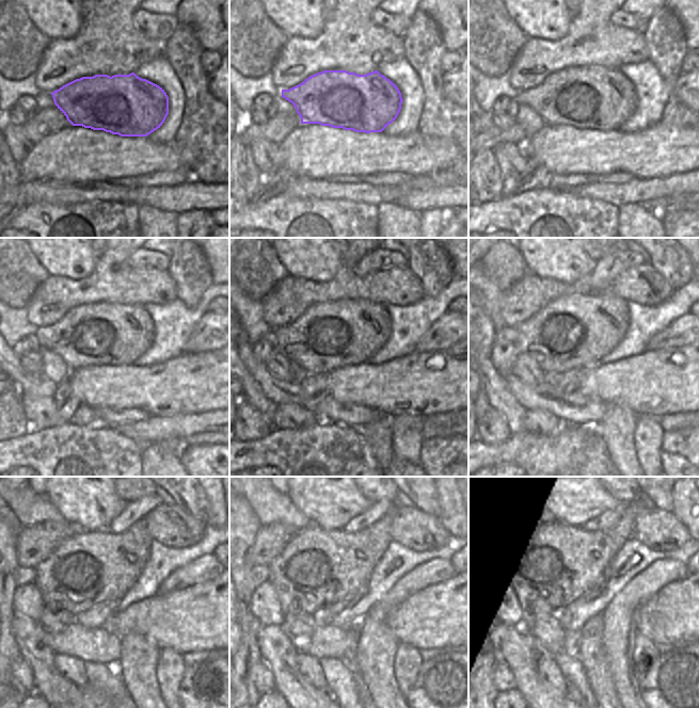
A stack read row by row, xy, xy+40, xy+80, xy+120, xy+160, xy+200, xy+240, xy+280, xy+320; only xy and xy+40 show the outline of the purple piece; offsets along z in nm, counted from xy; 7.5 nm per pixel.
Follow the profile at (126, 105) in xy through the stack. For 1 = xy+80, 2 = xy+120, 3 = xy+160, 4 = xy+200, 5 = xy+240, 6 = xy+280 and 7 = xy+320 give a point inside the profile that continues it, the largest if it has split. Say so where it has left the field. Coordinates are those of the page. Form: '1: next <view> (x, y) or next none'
1: next xy+80 (591, 97)
2: next xy+120 (98, 334)
3: next xy+160 (328, 336)
4: next xy+200 (577, 331)
5: next xy+240 (91, 567)
6: next xy+280 (317, 568)
7: next xy+320 (549, 568)

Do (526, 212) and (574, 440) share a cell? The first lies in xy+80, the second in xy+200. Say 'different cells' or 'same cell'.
same cell

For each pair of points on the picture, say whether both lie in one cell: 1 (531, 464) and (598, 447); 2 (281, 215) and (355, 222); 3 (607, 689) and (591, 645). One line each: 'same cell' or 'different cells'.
1: same cell
2: same cell
3: same cell

